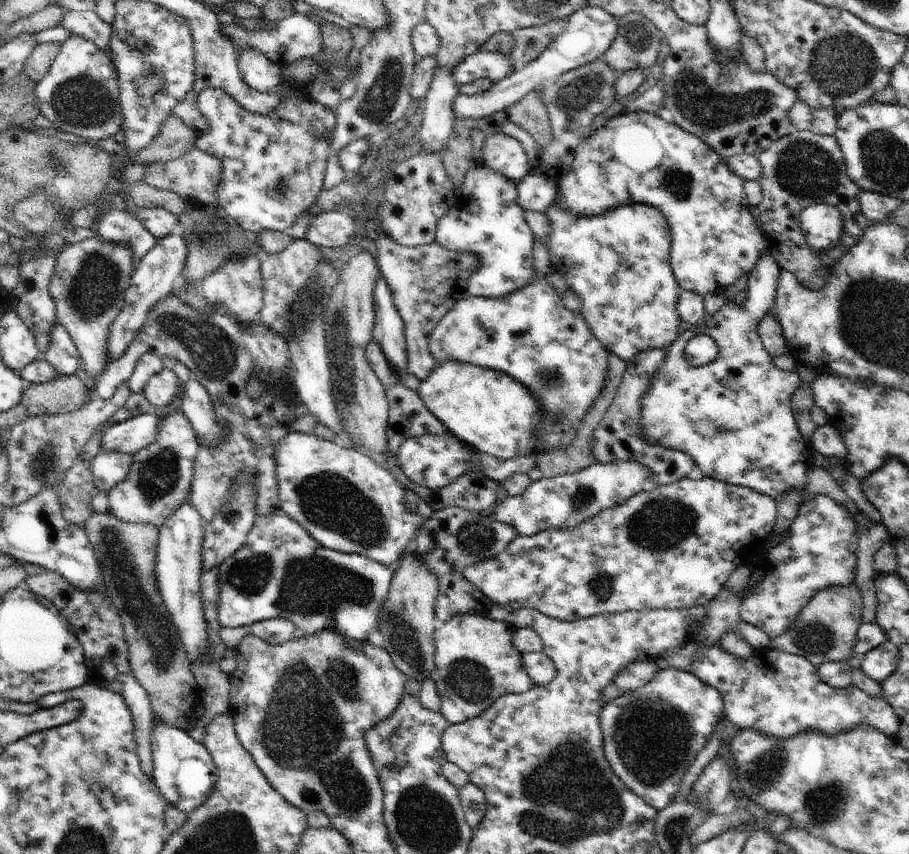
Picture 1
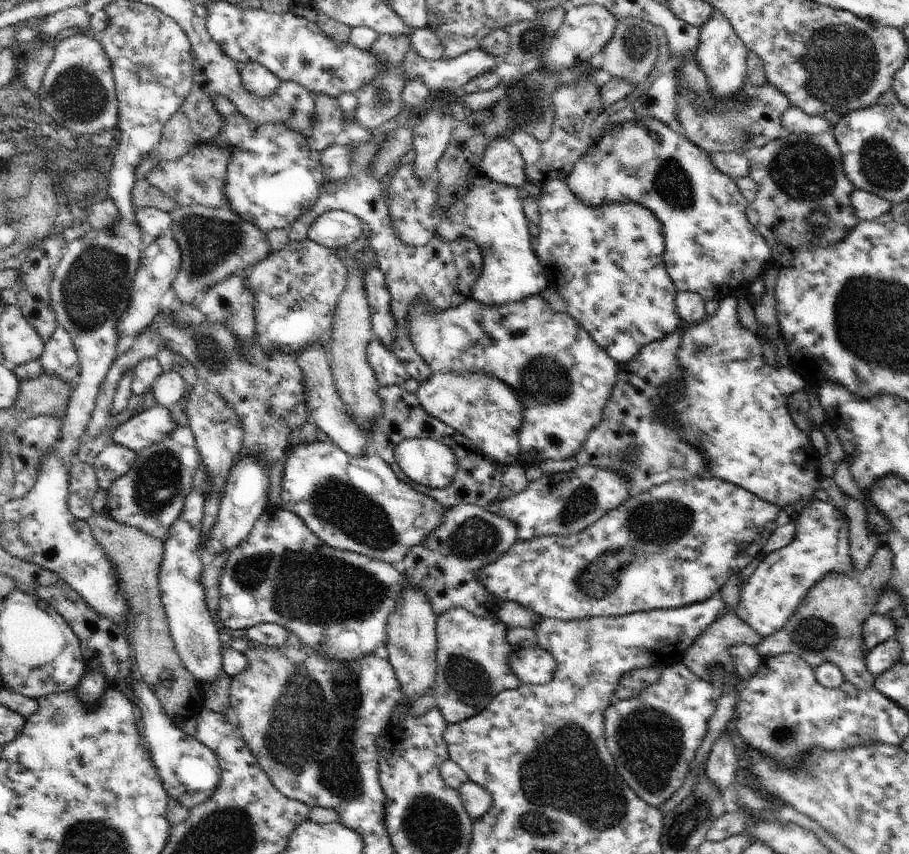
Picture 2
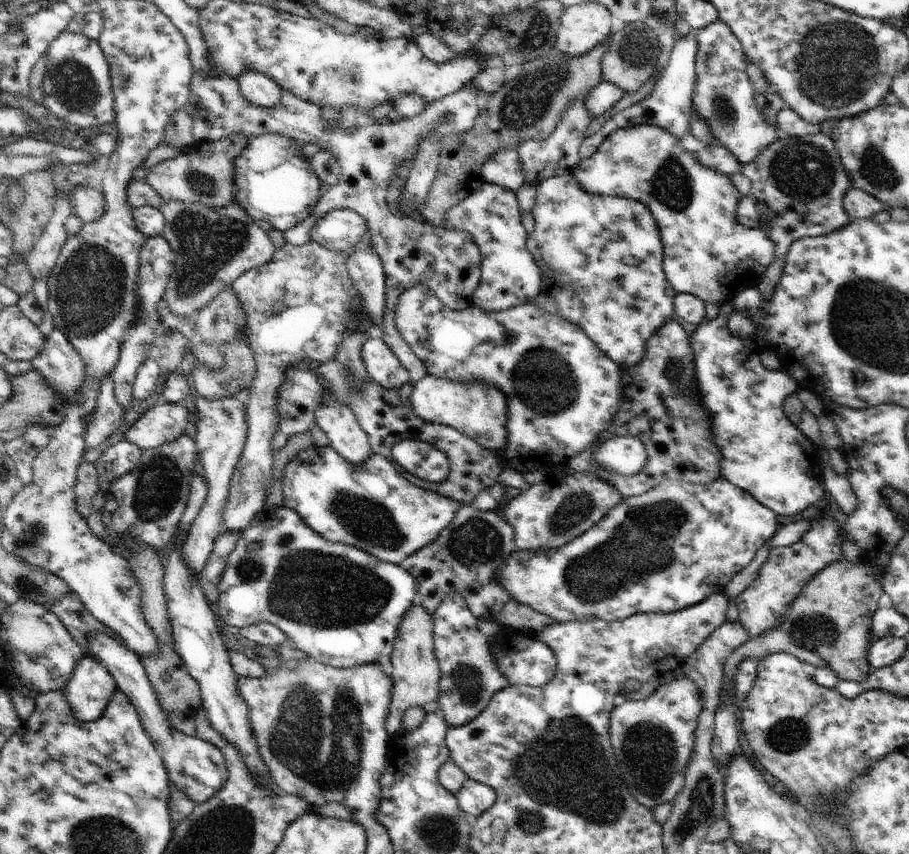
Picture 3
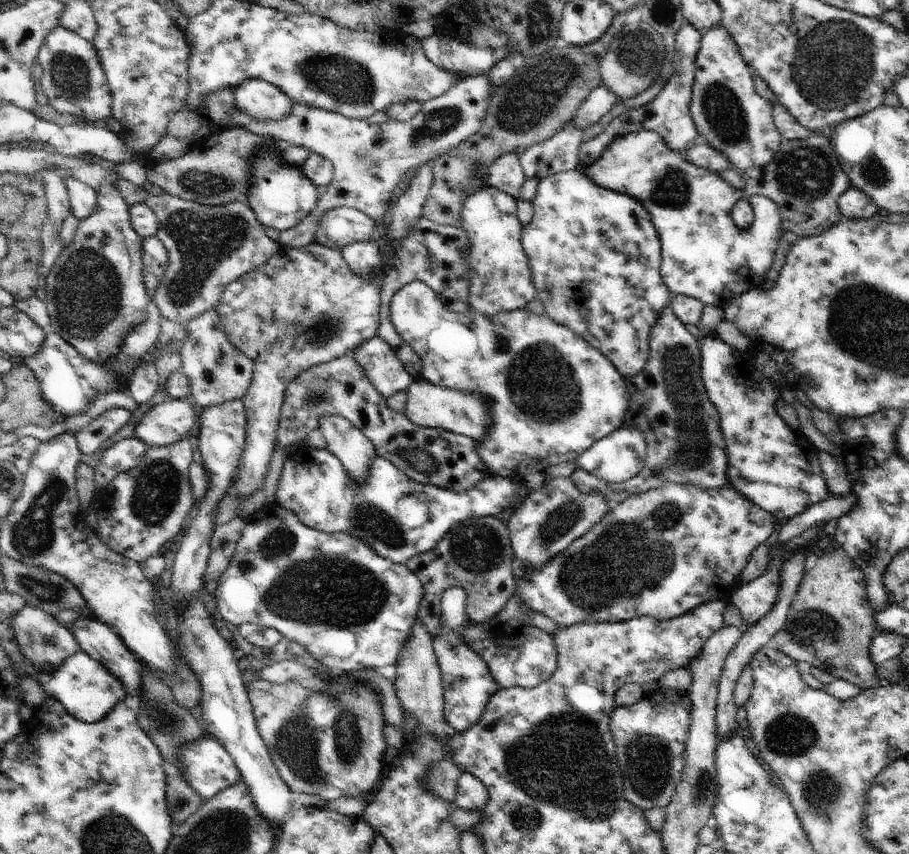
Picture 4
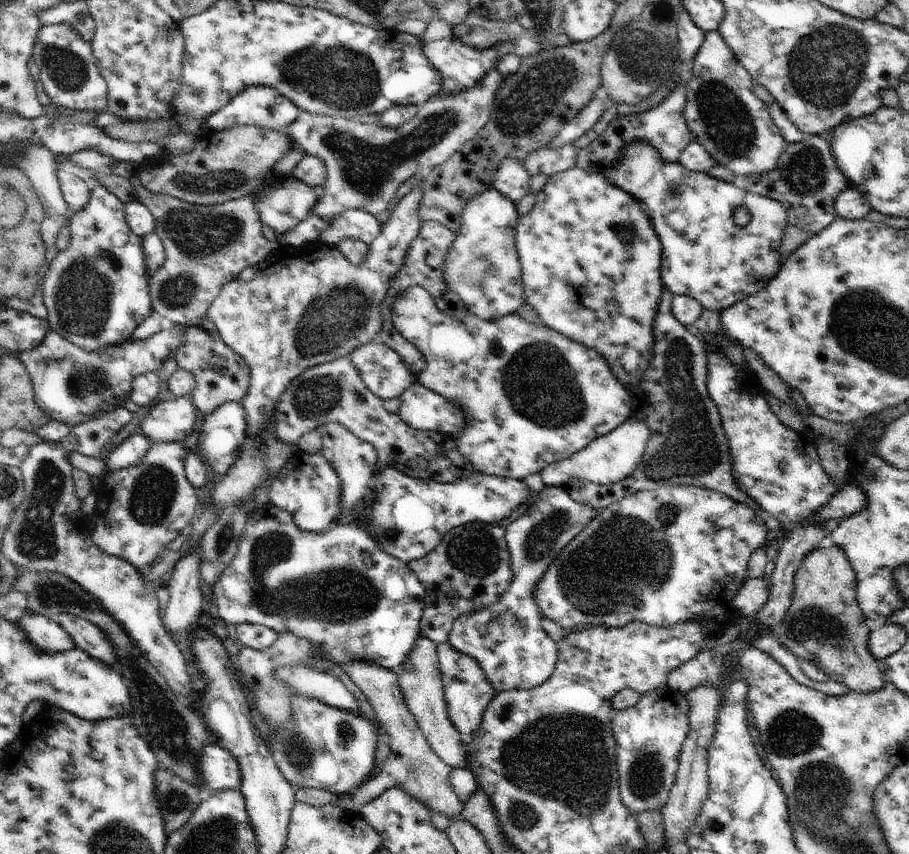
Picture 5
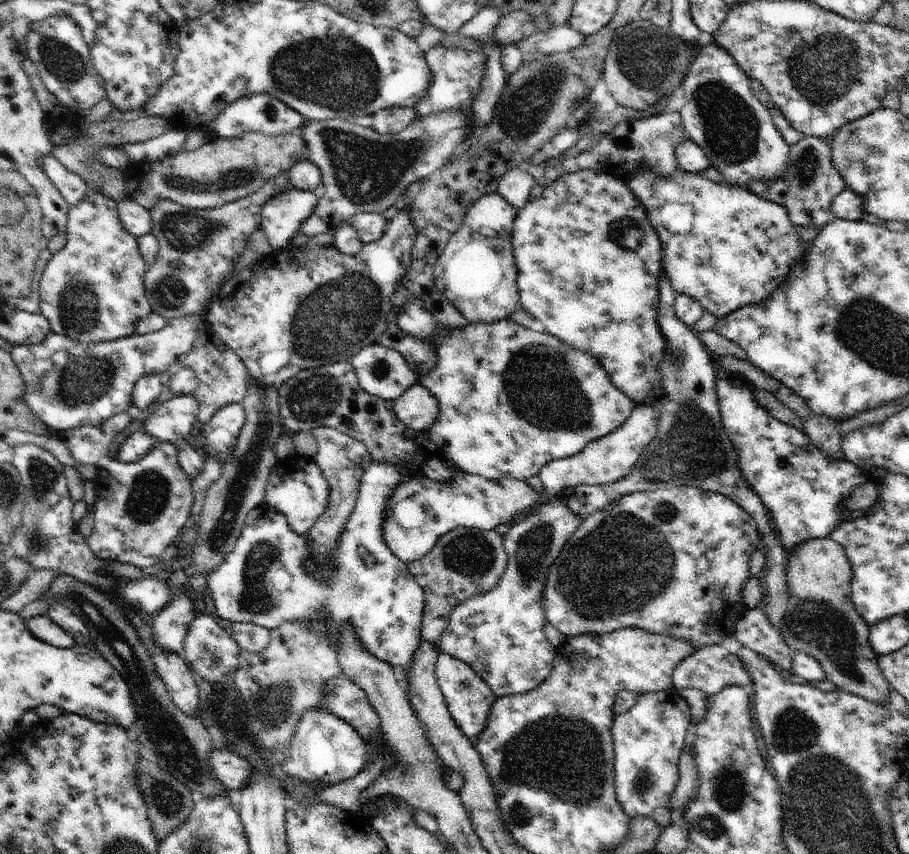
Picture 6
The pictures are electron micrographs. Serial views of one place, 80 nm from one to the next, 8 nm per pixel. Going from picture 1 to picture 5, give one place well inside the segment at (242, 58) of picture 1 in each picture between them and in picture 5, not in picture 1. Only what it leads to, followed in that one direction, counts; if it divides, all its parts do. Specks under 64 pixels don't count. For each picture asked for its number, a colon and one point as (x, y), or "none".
2: (259, 80)
3: (258, 88)
4: (260, 99)
5: (261, 106)

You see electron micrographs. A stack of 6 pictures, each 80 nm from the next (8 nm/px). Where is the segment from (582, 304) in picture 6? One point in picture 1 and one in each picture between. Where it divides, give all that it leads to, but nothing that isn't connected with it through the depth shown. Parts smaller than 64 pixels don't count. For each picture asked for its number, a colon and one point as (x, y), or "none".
1: (618, 263)
2: (608, 263)
3: (601, 257)
4: (595, 254)
5: (591, 259)

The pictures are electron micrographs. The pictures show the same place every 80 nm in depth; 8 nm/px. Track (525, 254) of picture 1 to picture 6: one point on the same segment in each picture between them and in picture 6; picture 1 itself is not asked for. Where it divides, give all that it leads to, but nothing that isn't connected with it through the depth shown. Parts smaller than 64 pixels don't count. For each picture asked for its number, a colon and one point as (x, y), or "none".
2: (491, 214)
3: (510, 276)
4: (501, 276)
5: (483, 268)
6: (477, 271)

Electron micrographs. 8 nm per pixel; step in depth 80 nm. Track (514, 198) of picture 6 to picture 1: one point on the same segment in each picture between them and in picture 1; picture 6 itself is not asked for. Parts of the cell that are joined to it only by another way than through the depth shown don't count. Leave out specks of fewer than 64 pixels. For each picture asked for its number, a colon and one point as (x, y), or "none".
1: (503, 153)
2: (502, 161)
3: (503, 168)
4: (506, 173)
5: (511, 179)

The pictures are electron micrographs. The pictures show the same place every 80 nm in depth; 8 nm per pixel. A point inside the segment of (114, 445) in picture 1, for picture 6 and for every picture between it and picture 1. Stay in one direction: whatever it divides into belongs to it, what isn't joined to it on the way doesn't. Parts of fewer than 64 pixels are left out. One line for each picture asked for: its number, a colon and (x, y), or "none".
2: (149, 427)
3: (161, 424)
4: (169, 421)
5: (169, 421)
6: (173, 419)

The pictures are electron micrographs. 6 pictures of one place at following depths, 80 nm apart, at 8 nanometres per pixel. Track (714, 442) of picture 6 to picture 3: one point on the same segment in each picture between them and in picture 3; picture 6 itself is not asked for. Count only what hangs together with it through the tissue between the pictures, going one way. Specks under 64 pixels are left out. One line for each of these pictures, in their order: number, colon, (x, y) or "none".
3: (661, 406)
4: (668, 403)
5: (687, 445)

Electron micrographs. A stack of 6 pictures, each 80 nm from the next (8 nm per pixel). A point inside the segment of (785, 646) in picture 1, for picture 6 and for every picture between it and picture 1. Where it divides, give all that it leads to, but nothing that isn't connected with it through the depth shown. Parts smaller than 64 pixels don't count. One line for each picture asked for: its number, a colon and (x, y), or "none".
2: (827, 626)
3: (829, 625)
4: (830, 624)
5: (824, 625)
6: (820, 620)

